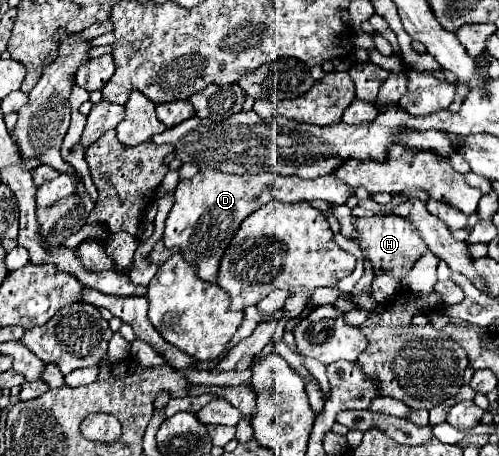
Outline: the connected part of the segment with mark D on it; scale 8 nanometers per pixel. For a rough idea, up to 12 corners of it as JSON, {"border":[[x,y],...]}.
{"border":[[201,169],[183,179],[165,247],[217,283],[221,255],[265,203],[345,205],[349,185]]}

